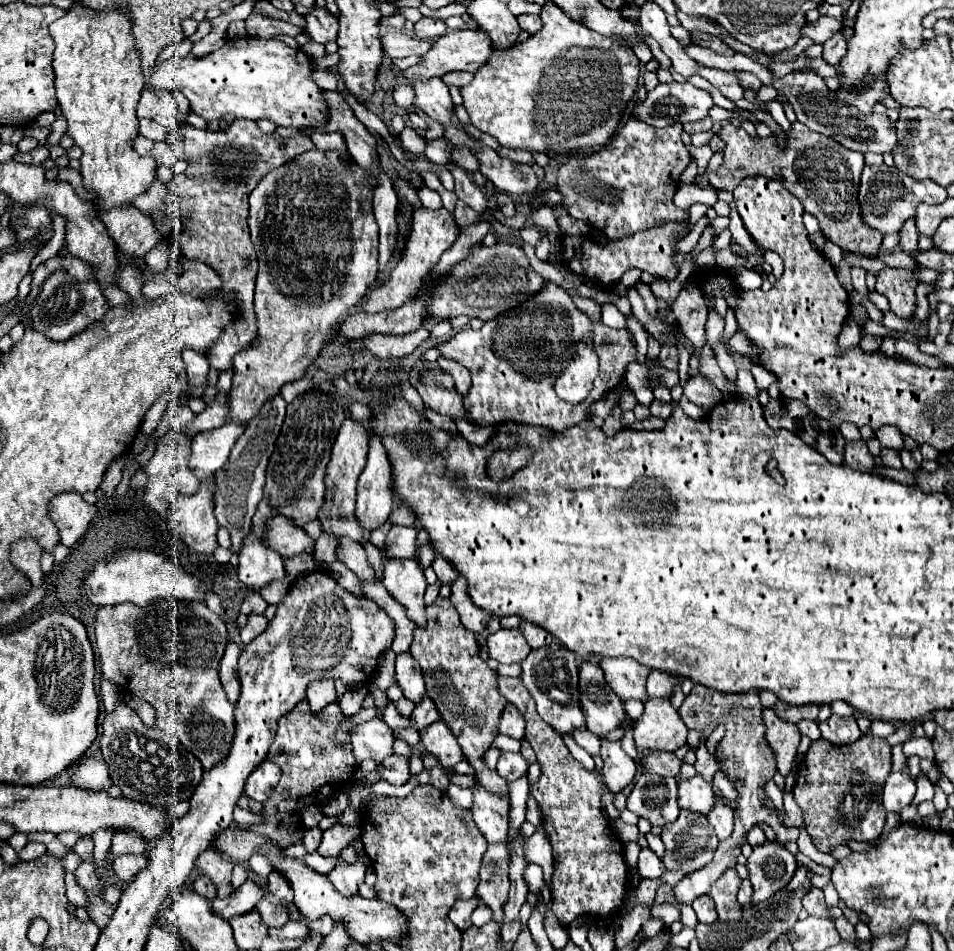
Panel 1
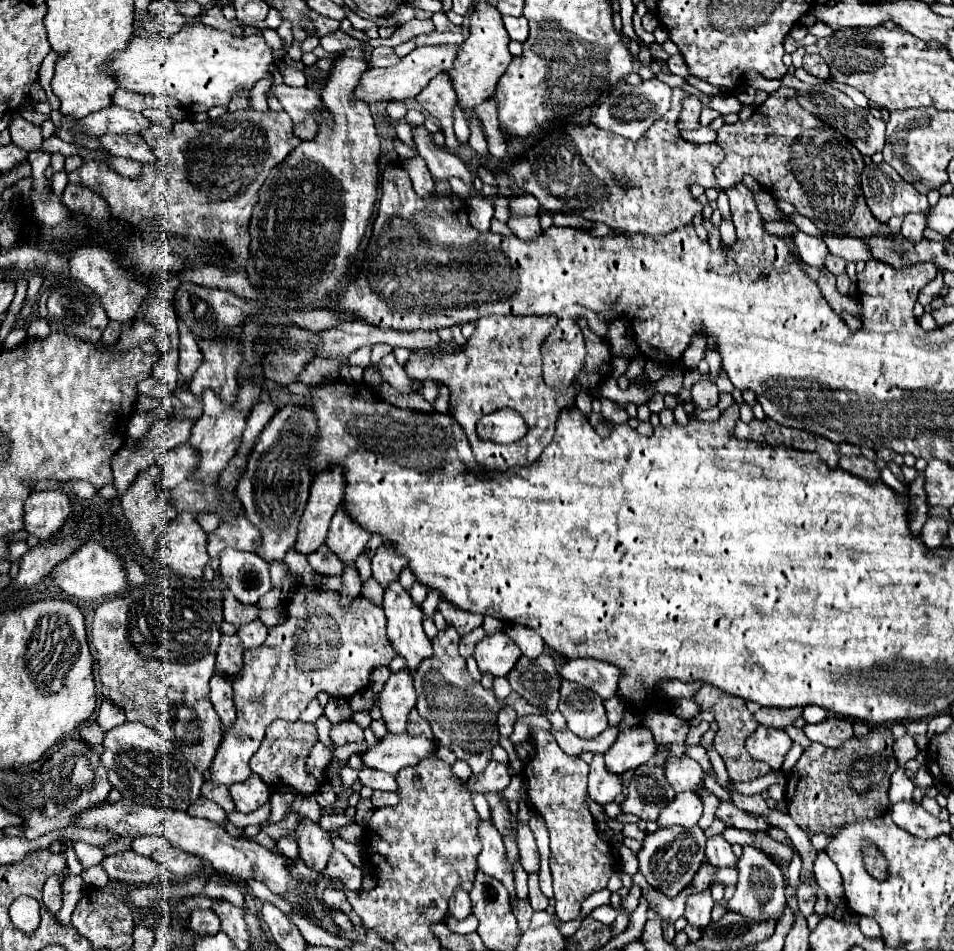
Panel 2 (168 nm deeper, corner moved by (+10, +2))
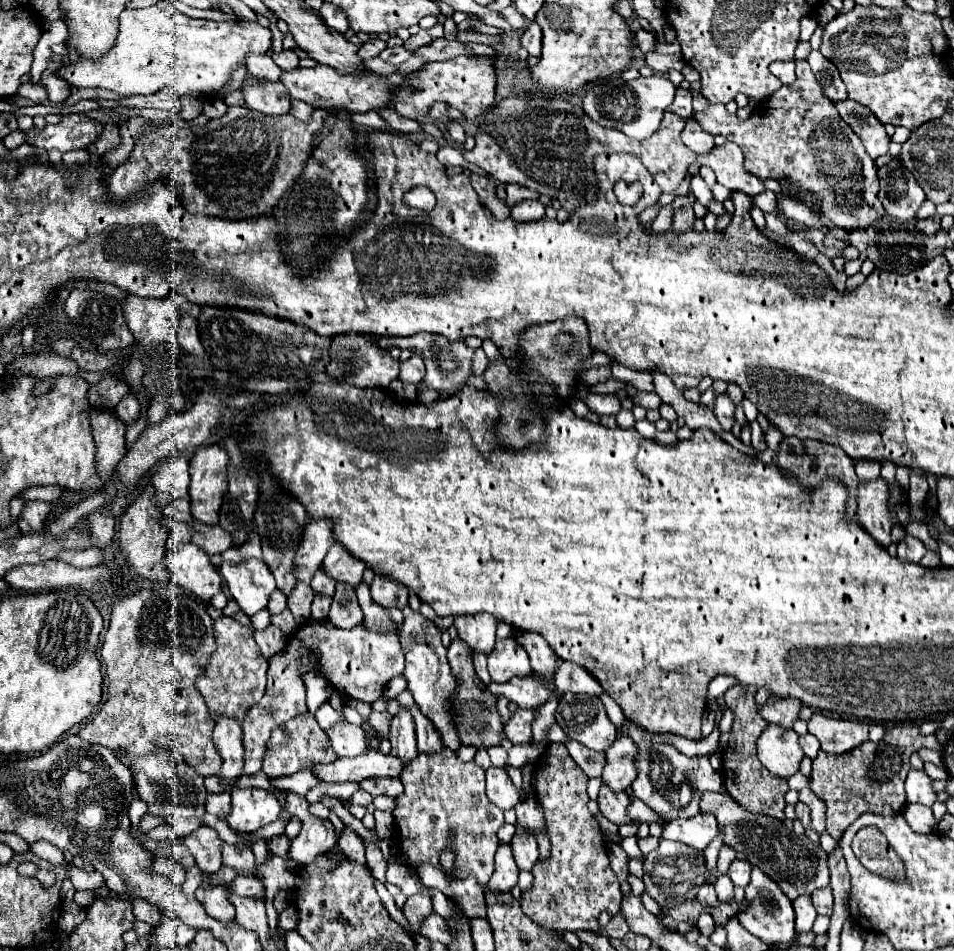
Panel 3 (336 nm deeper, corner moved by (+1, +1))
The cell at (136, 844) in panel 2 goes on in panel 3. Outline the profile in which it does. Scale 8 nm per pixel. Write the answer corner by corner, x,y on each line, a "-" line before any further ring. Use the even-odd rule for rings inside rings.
200,827
192,835
184,837
182,843
194,855
198,867
204,873
216,873
222,865
222,839
210,827

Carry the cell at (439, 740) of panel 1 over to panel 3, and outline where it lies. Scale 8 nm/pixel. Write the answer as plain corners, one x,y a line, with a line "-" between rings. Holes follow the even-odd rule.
370,749
358,757
342,757
334,763
318,763
312,767
312,773
324,783
344,783
376,777
398,777
402,769
404,765
398,757
382,755
380,751

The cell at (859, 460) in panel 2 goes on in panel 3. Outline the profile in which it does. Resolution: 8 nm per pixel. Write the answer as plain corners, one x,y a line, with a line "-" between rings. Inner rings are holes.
884,479
862,483
858,489
858,523
884,549
890,545
892,523
888,519
888,487

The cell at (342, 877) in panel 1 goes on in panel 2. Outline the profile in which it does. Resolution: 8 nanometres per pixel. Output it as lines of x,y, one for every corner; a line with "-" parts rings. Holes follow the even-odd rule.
301,818
301,828
297,830
299,834
299,856
303,858
303,862
315,870
315,872
323,872
329,864
329,858
333,854
333,844
329,834
319,828
317,822
311,822
307,818

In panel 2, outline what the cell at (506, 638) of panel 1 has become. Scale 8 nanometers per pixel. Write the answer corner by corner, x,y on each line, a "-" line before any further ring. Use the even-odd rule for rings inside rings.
505,632
489,634
475,646
475,660
481,672
491,672
493,676
507,676
519,656
521,650

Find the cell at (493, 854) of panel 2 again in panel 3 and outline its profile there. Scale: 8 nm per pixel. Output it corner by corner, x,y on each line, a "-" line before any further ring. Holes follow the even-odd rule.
500,845
496,851
496,869
488,883
492,893
508,893
518,883
518,867
512,857
510,845

